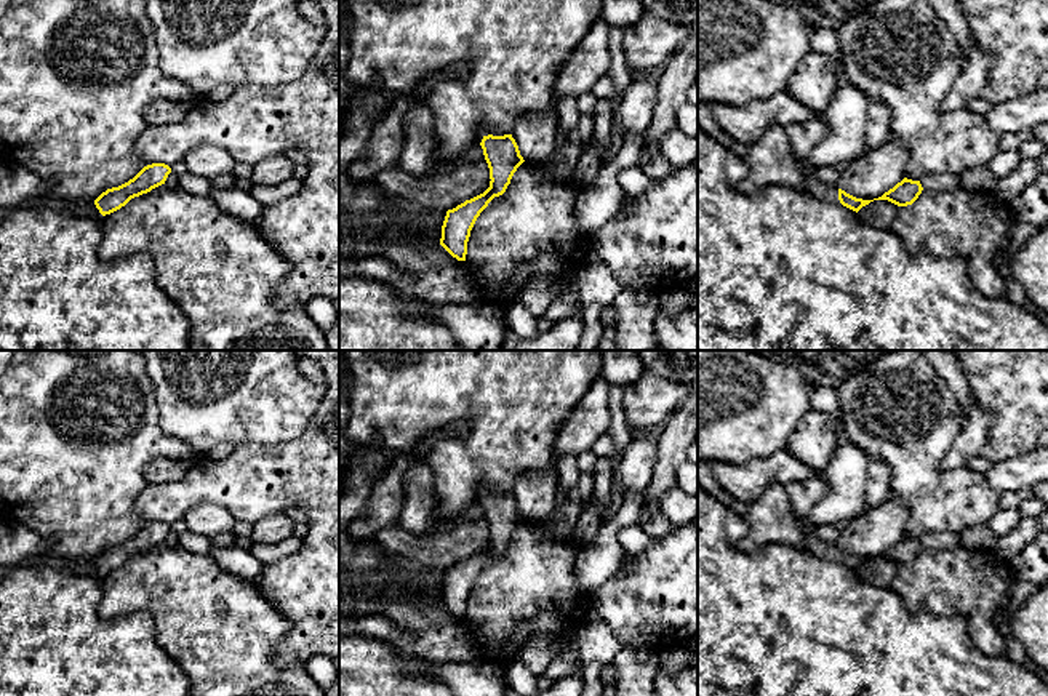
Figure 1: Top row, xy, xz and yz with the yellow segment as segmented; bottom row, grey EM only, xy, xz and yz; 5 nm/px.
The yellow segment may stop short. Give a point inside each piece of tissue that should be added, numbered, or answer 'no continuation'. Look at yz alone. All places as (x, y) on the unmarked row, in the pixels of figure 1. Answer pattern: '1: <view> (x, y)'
1: yz (770, 520)

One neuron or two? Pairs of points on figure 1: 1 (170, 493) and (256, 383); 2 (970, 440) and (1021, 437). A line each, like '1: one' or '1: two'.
1: two
2: two

